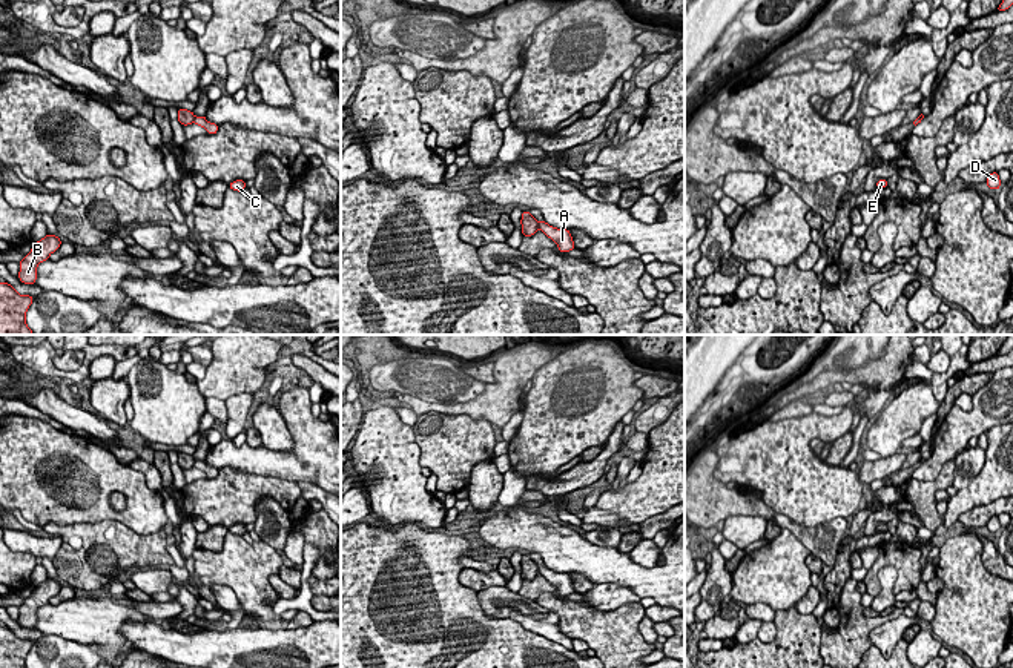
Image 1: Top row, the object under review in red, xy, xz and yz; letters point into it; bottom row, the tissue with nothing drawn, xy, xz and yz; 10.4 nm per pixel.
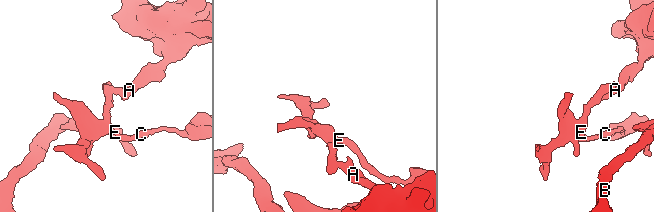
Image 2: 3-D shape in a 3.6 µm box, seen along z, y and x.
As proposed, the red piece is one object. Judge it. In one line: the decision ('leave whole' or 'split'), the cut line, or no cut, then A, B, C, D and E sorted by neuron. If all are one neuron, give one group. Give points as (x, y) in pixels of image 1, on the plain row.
split; cut in xy along (195, 461), (192, 466); A B D / C E

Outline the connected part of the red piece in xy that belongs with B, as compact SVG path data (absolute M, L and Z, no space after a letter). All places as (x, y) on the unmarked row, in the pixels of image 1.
M48 577L38 587L34 587L31 596L18 607L18 623L25 628L34 630L37 623L37 610L49 604L49 599L58 594L60 590L60 582L51 577Z

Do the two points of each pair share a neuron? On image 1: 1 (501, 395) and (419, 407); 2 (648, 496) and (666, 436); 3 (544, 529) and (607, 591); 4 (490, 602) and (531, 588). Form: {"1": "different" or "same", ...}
{"1": "same", "2": "same", "3": "different", "4": "different"}

